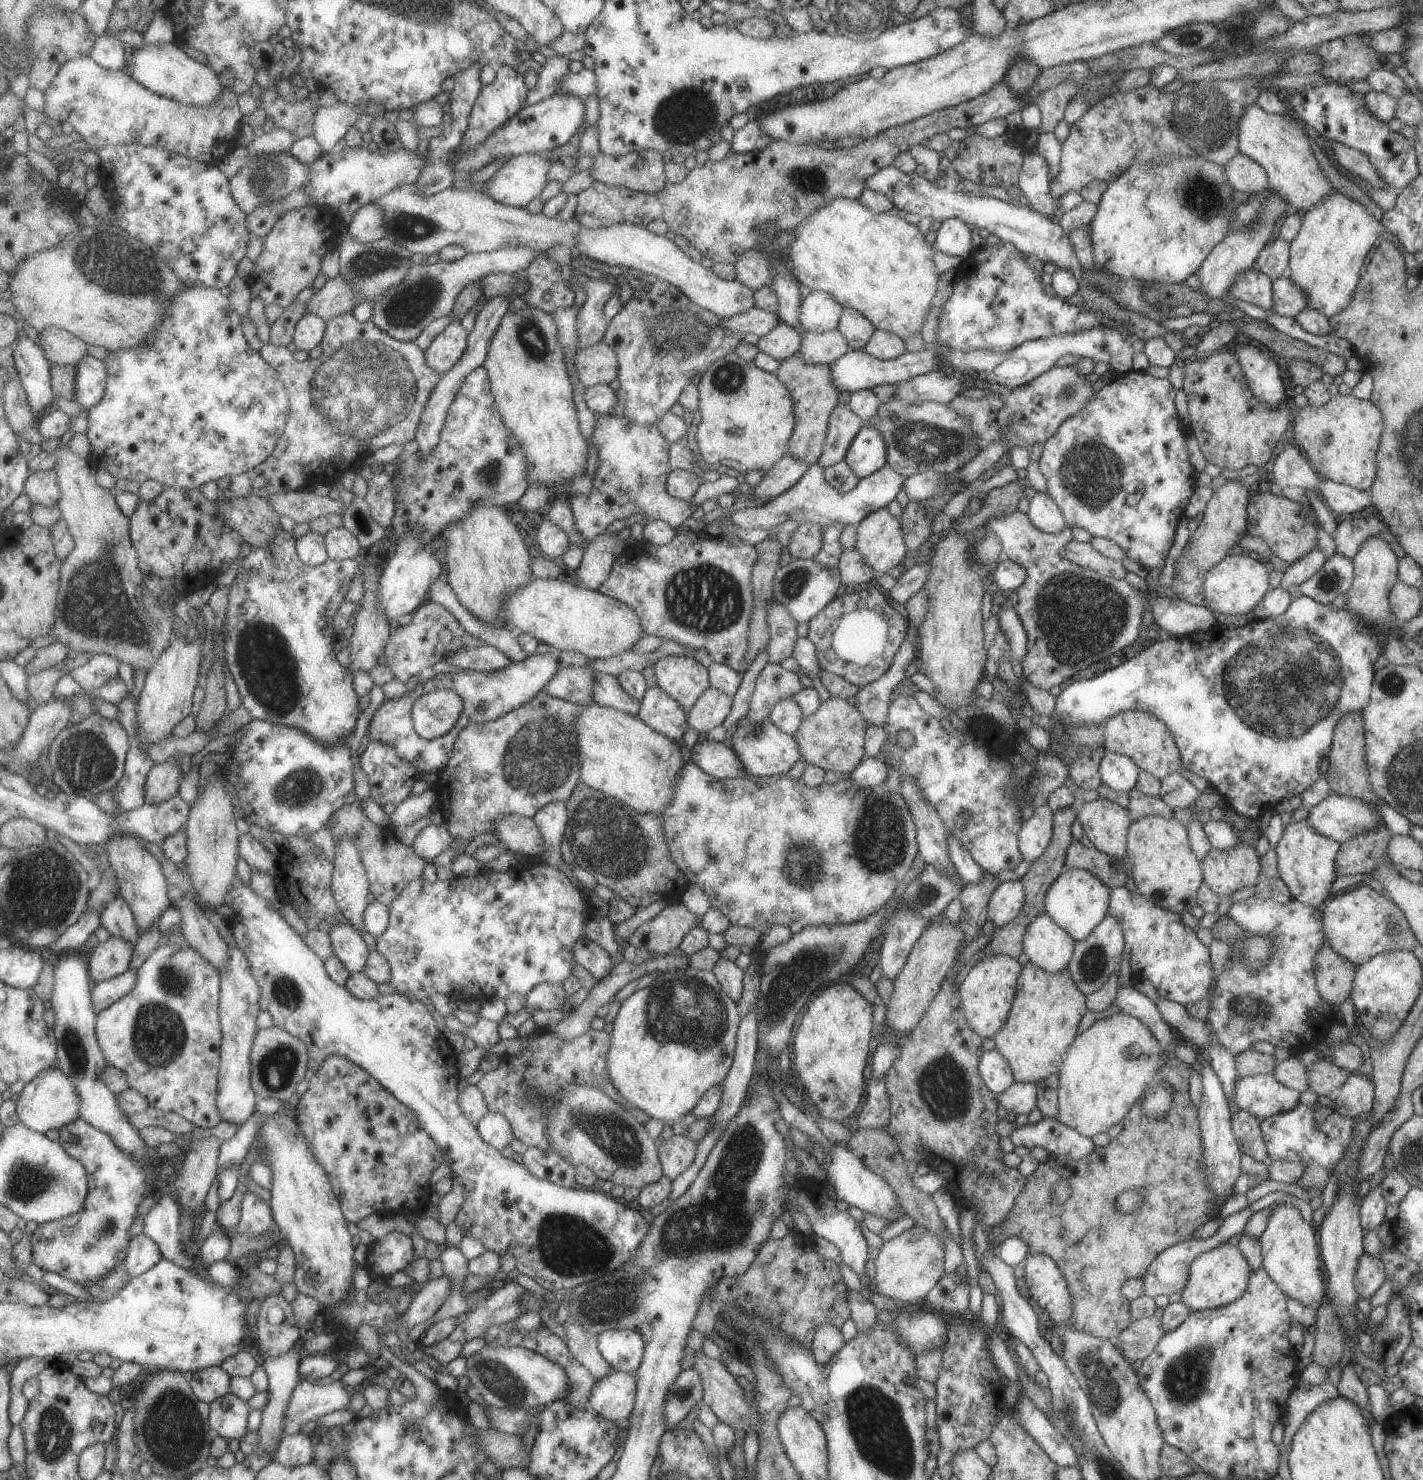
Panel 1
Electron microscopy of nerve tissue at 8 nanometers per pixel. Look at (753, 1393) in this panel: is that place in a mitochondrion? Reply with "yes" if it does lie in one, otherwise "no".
no

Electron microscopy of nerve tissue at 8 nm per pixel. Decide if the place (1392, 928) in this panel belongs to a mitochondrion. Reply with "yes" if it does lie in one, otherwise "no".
yes

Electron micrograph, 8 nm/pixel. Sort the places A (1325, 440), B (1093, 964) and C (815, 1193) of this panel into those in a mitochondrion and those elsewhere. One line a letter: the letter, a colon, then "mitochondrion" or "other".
A: mitochondrion
B: mitochondrion
C: other

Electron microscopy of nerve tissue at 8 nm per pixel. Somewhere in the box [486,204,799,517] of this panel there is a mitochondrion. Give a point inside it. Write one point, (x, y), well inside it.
(676, 334)

